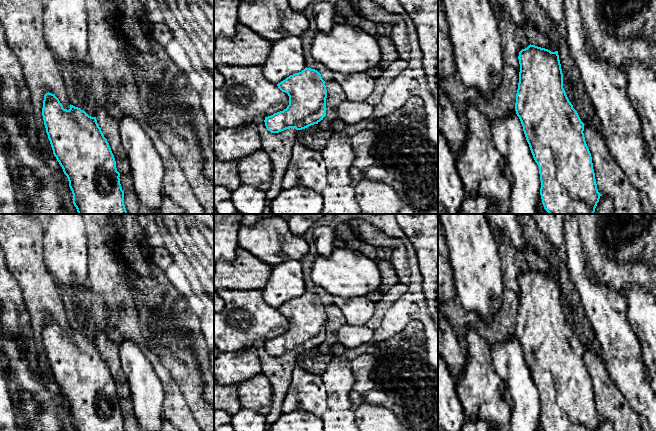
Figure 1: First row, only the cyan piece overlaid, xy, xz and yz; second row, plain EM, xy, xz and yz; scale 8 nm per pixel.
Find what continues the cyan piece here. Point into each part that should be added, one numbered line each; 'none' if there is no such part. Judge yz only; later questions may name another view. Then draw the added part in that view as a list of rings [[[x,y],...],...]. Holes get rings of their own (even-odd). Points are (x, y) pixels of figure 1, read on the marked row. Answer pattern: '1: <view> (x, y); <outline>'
none

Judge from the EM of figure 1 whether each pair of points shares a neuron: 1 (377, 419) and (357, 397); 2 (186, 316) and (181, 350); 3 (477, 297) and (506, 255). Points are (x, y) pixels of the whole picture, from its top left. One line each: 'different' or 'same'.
1: different
2: different
3: different

